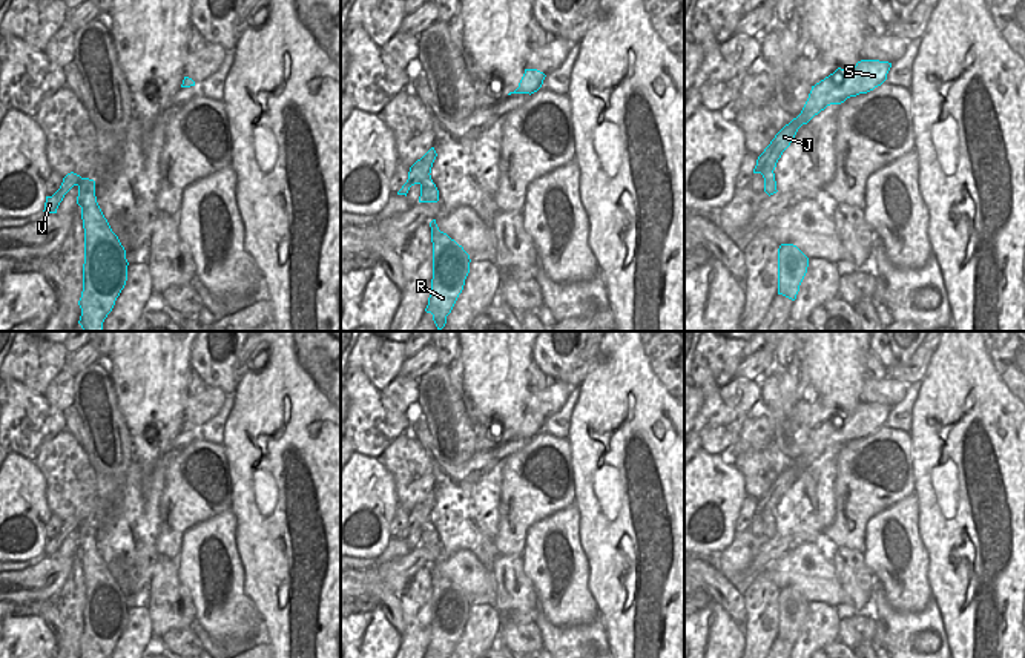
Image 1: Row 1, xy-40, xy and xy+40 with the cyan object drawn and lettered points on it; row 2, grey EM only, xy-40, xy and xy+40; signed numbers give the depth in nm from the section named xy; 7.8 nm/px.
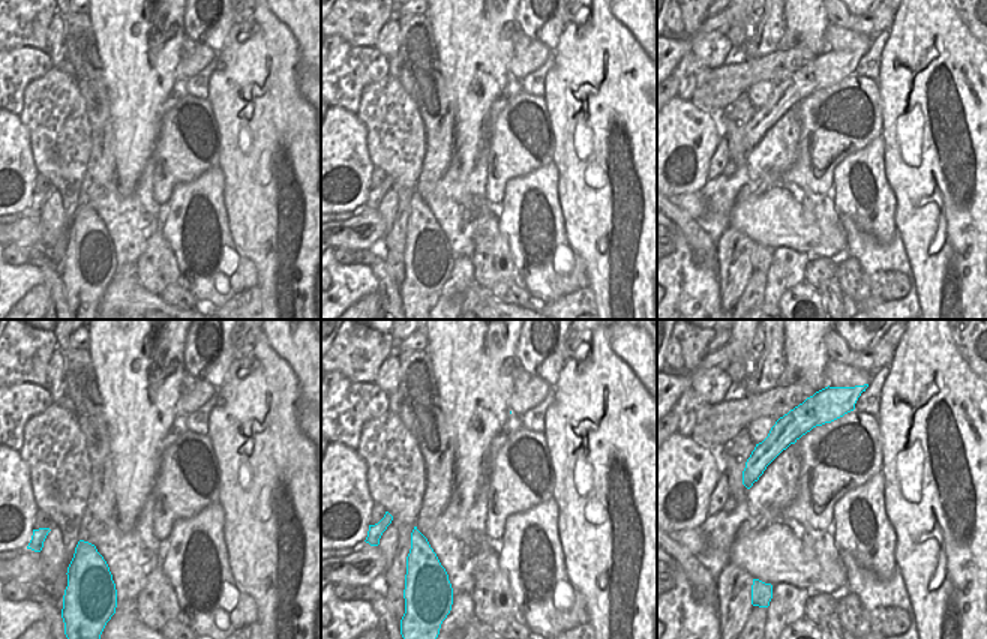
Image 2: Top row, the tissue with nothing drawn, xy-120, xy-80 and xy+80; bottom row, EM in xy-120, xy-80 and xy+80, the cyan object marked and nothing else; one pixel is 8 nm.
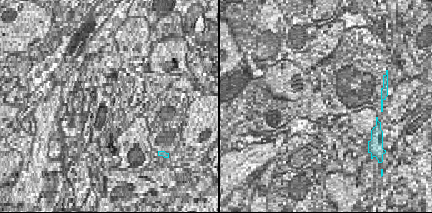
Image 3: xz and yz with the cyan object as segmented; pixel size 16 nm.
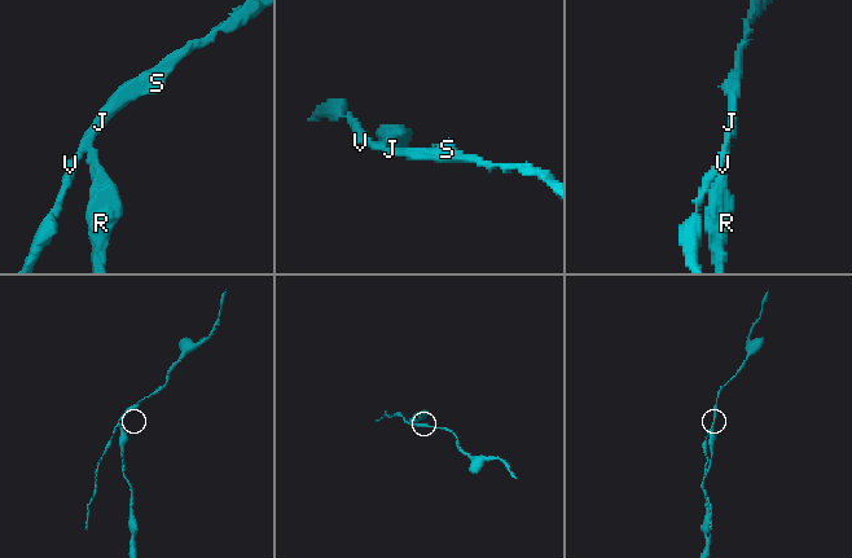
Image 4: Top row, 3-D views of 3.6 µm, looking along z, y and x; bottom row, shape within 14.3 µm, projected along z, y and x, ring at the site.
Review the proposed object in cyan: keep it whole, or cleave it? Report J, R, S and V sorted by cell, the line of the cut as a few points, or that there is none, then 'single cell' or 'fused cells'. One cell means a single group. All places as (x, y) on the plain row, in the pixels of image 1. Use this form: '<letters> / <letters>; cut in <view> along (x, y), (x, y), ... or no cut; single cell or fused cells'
J S V / R; cut in xy+40 along (772, 514), (764, 523); fused cells

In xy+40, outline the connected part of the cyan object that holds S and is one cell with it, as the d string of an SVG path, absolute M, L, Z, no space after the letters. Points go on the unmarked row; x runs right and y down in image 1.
M861 403L852 413L838 411L833 417L812 429L801 457L786 468L758 500L753 517L766 523L775 514L783 495L793 485L798 472L830 448L841 448L850 440L867 437L887 423L888 405Z

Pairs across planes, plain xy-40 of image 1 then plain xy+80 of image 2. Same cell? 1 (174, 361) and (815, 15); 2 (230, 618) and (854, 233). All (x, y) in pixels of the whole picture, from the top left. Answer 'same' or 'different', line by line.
1: same
2: different

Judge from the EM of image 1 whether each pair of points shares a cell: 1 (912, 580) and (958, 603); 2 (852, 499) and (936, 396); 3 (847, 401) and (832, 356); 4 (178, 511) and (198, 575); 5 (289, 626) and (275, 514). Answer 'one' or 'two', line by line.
1: two
2: two
3: one
4: two
5: one

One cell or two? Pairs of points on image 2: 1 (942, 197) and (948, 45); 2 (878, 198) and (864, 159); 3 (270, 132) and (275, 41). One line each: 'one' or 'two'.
1: one
2: one
3: one

